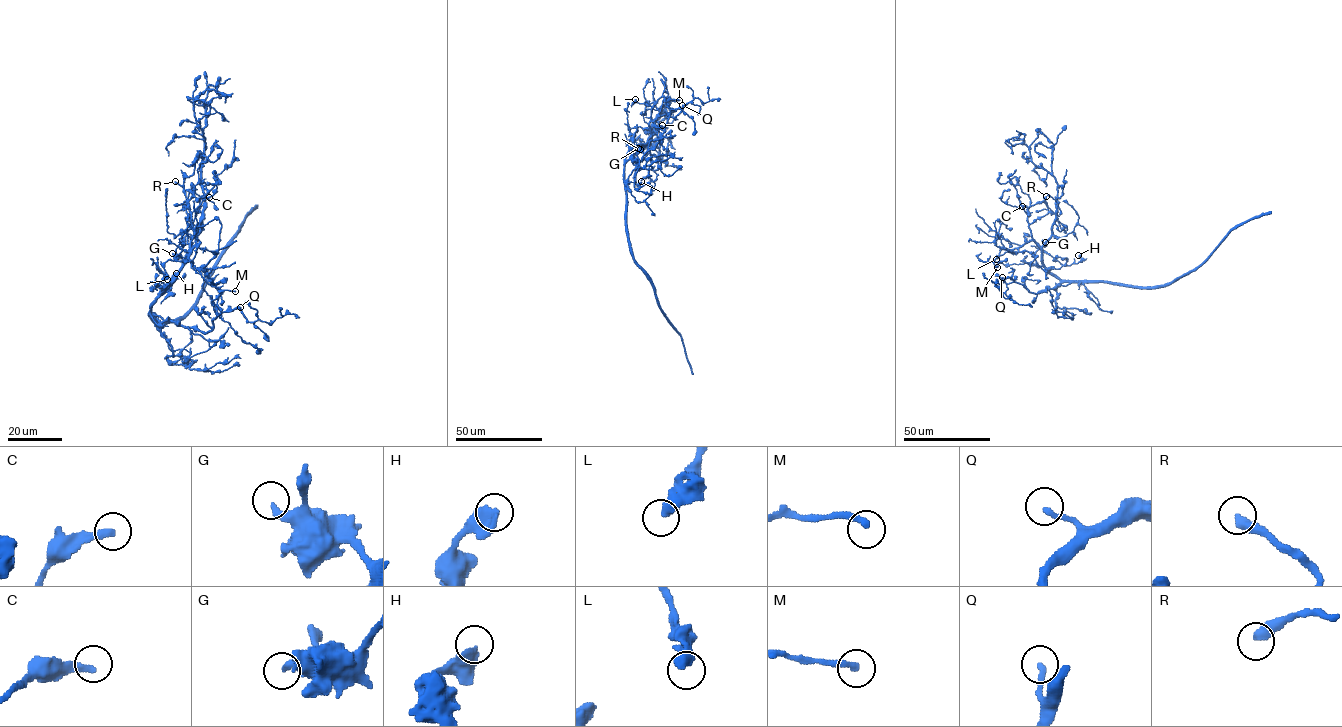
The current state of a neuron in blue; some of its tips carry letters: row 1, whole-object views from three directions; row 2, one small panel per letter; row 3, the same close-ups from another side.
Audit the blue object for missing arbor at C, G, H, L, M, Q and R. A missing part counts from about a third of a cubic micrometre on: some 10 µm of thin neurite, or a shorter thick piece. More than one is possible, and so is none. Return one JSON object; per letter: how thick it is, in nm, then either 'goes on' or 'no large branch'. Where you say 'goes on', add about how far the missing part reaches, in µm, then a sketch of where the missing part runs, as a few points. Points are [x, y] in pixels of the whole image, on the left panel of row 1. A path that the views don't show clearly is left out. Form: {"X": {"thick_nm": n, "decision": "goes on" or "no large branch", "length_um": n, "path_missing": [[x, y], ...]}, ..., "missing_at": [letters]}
{"C": {"thick_nm": 280, "decision": "no large branch"}, "G": {"thick_nm": 300, "decision": "no large branch"}, "H": {"thick_nm": 320, "decision": "no large branch"}, "L": {"thick_nm": 480, "decision": "no large branch"}, "M": {"thick_nm": 280, "decision": "goes on", "length_um": 5}, "Q": {"thick_nm": 200, "decision": "goes on", "length_um": 10}, "R": {"thick_nm": 400, "decision": "goes on", "length_um": 8}, "missing_at": ["M", "Q", "R"]}

